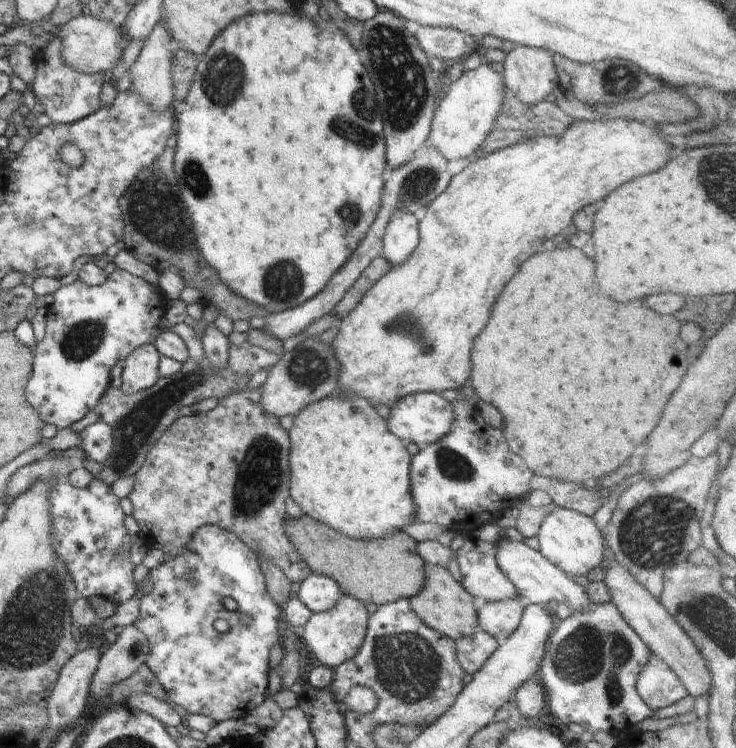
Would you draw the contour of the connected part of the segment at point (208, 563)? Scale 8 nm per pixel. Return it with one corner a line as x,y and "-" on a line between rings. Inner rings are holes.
210,523
197,528
183,553
169,556
149,572
148,578
154,585
150,594
141,598
140,615
134,623
148,639
150,650
145,663
158,678
170,704
176,704
192,715
209,716
215,723
232,718
244,719
269,696
268,657
270,648
282,640
278,633
282,604
269,595
257,557
258,554
234,533
218,525
-
188,571
193,574
190,583
184,580
-
242,614
250,616
248,624
240,621
-
218,618
228,622
227,632
214,629

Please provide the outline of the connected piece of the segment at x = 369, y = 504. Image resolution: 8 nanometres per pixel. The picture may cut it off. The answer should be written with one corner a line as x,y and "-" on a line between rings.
336,393
330,397
317,400
308,406
305,406
298,414
295,414
293,426
289,430
290,454
289,454
289,495
294,502
300,506
304,515
320,521
339,533
352,537
353,539
371,539
382,538
390,533
401,530
401,526
406,523
416,522
416,505
411,493
411,478
409,475
411,469
411,454
408,453
406,446
408,441
394,436
393,432
388,430
387,420
378,414
378,411
372,406
370,401
364,397
359,397
352,393

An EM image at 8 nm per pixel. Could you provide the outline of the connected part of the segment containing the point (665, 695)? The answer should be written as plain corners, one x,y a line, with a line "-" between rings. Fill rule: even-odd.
654,654
649,656
649,661
636,681
640,698
655,712
677,703
688,695
676,671

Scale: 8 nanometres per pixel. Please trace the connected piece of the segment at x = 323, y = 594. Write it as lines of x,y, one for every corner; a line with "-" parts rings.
310,572
302,580
297,597
313,613
323,613
332,609
341,596
340,587
331,576

